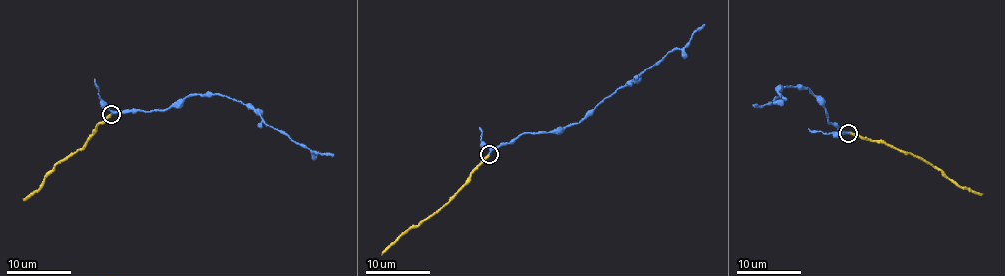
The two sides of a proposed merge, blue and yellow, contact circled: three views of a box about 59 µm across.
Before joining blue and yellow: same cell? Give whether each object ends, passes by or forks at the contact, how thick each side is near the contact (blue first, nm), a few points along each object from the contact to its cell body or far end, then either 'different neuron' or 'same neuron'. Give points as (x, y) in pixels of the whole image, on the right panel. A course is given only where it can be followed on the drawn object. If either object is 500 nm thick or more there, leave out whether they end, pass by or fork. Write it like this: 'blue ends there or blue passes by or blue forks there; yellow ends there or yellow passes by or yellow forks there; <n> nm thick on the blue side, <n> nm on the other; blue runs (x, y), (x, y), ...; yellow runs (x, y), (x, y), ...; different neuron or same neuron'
blue passes by; yellow ends there; 220 nm thick on the blue side, 300 nm on the other; blue runs (849, 132), (829, 122), (823, 102), (800, 85), (781, 85), (772, 103), (752, 104); yellow runs (849, 132), (898, 148), (939, 167), (960, 186), (982, 194); different neuron

